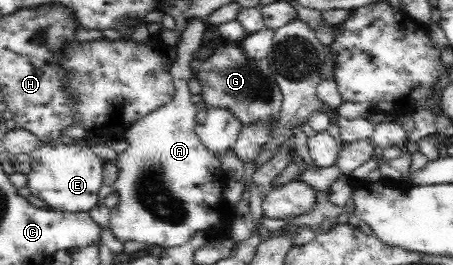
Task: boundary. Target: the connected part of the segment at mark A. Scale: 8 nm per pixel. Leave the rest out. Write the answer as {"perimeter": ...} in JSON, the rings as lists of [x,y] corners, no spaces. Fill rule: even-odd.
{"perimeter":[[[189,17],[181,31],[181,41],[176,47],[177,57],[168,69],[176,88],[175,98],[137,121],[137,124],[131,125],[125,133],[129,149],[118,154],[116,163],[120,173],[113,185],[120,202],[118,206],[111,208],[109,219],[109,232],[119,243],[136,241],[169,249],[187,242],[198,231],[204,231],[215,239],[224,237],[230,230],[230,222],[234,221],[231,220],[234,217],[233,205],[228,205],[221,197],[227,182],[225,169],[222,169],[219,160],[213,158],[213,154],[201,144],[195,134],[197,109],[196,104],[191,101],[189,88],[189,81],[193,76],[191,59],[194,51],[201,47],[201,37],[207,31],[207,25],[206,19],[202,17]]]}

